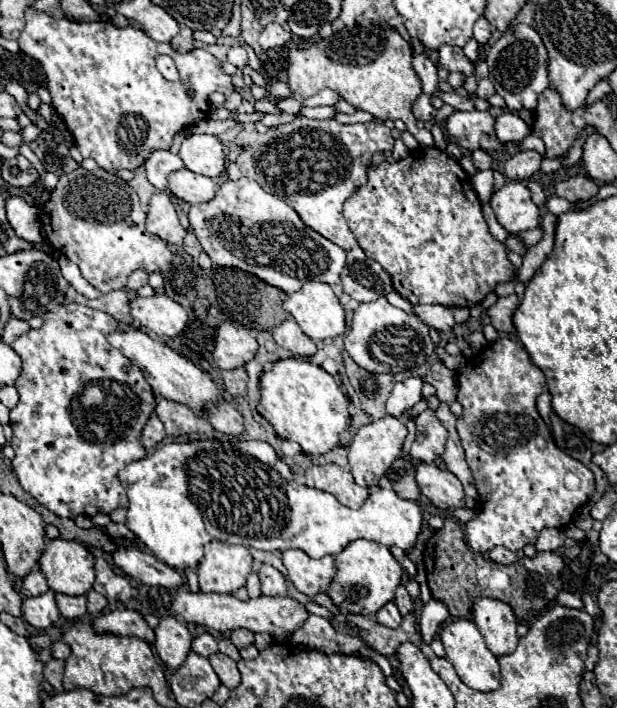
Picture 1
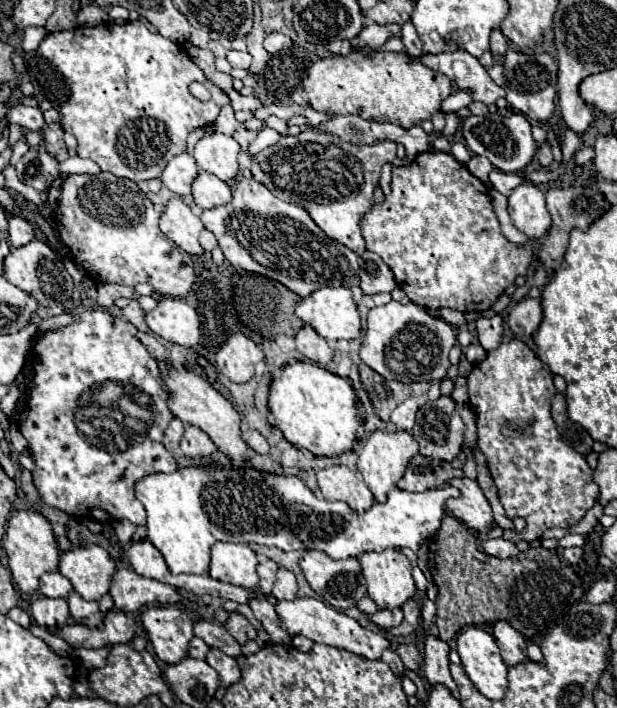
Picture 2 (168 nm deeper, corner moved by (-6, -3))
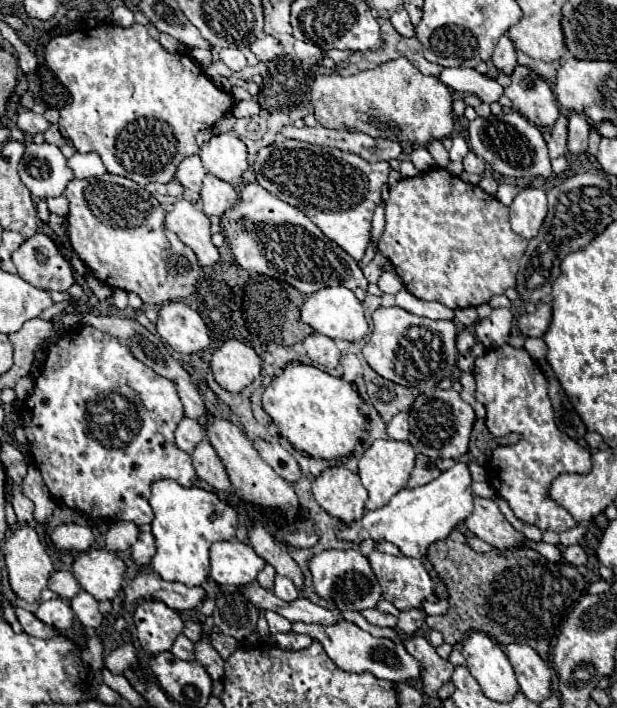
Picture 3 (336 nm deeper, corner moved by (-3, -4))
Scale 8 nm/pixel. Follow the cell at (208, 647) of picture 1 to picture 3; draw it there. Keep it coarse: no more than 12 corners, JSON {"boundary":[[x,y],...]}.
{"boundary":[[185,635],[175,639],[171,653],[179,659],[195,659],[193,643]]}

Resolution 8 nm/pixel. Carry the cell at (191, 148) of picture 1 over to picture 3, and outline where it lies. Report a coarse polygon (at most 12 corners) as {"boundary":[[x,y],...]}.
{"boundary":[[229,133],[203,143],[211,175],[233,185],[249,167],[245,143]]}

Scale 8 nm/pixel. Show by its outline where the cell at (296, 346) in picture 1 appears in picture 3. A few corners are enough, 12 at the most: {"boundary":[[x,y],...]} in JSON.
{"boundary":[[321,333],[305,337],[303,349],[313,363],[335,369],[339,349]]}

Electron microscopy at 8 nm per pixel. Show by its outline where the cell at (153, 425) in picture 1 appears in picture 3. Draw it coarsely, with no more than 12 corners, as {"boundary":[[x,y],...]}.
{"boundary":[[191,417],[175,429],[175,445],[191,453],[205,431]]}

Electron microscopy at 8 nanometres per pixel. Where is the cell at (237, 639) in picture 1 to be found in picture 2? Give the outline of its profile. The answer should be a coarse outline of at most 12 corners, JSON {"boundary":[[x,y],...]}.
{"boundary":[[230,612],[226,630],[244,644],[256,630],[240,612]]}

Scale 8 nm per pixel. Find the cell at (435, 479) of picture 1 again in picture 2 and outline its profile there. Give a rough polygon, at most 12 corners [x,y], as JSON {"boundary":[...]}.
{"boundary":[[454,478],[462,492],[448,500],[452,516],[478,534],[496,524],[478,482]]}

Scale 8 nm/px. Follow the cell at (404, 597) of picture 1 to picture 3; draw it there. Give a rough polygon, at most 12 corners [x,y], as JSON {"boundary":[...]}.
{"boundary":[[421,609],[401,611],[397,631],[413,635],[421,629],[425,613]]}

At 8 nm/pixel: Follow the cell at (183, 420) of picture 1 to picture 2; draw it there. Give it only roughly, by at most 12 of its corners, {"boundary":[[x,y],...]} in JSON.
{"boundary":[[186,426],[180,442],[190,460],[208,458],[216,446],[200,428]]}

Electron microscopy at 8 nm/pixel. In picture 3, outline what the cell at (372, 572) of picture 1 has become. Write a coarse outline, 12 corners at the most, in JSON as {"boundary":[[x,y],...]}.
{"boundary":[[377,549],[367,559],[383,599],[419,607],[433,581],[419,559]]}

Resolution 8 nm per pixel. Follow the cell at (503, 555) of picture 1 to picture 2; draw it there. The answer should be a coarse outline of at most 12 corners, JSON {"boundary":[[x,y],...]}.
{"boundary":[[504,538],[482,542],[482,550],[496,558],[512,558],[518,554],[514,542]]}

